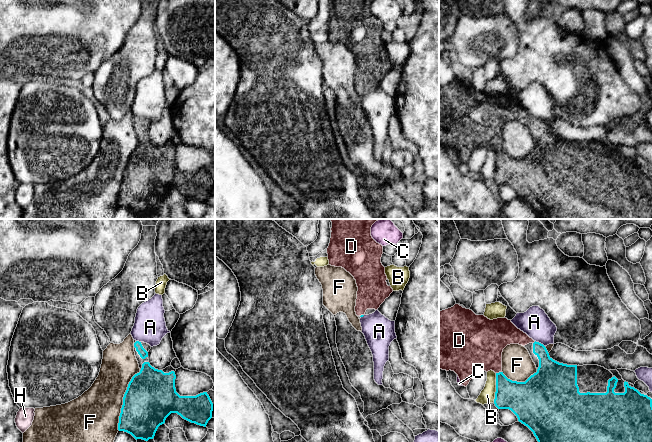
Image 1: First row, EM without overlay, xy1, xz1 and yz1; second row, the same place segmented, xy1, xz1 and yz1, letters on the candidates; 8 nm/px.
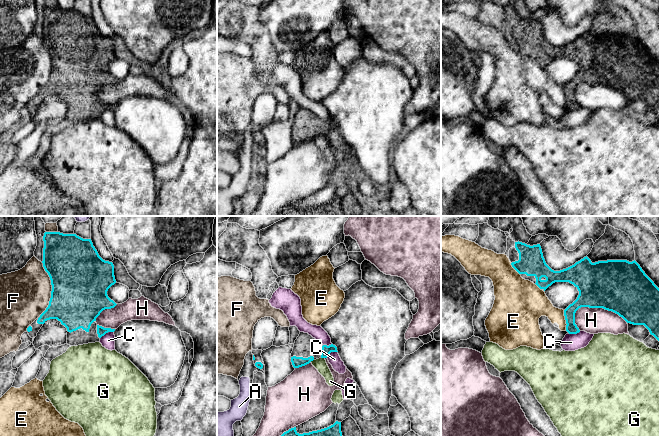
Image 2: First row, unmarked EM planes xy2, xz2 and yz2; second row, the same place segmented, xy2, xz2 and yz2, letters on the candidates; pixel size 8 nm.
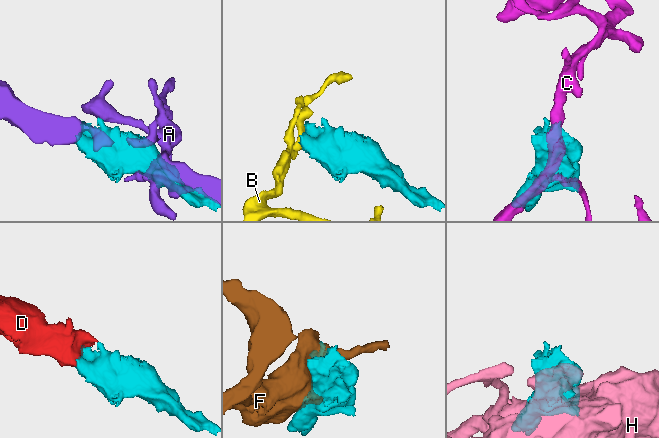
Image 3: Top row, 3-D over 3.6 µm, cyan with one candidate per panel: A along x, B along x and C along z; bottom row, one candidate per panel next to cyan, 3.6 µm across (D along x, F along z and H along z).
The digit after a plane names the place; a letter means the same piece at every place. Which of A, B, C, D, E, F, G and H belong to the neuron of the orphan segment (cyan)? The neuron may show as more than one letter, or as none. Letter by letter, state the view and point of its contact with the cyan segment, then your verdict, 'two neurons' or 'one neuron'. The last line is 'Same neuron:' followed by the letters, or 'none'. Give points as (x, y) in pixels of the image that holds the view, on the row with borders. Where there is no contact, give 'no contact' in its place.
A: meets cyan in yz1 at (540, 343); two neurons
B: meets cyan in yz1 at (496, 388); two neurons
C: meets cyan in xy2 at (106, 332); two neurons
D: meets cyan in yz1 at (499, 372); one neuron
E: meets cyan in yz2 at (565, 319); two neurons
F: meets cyan in xy1 at (123, 400); two neurons
G: meets cyan in xz2 at (323, 357); two neurons
H: meets cyan in yz2 at (601, 307); two neurons
Same neuron: D

